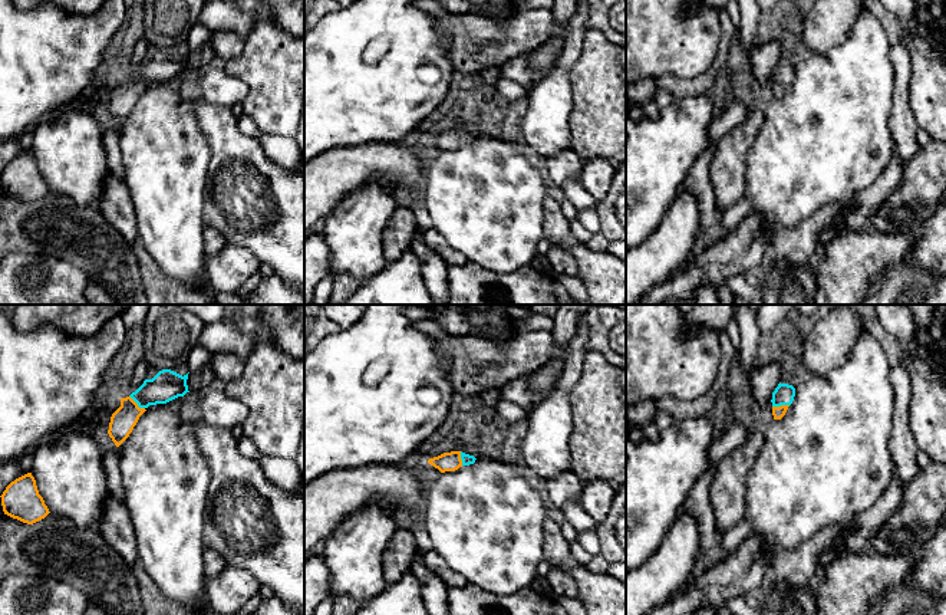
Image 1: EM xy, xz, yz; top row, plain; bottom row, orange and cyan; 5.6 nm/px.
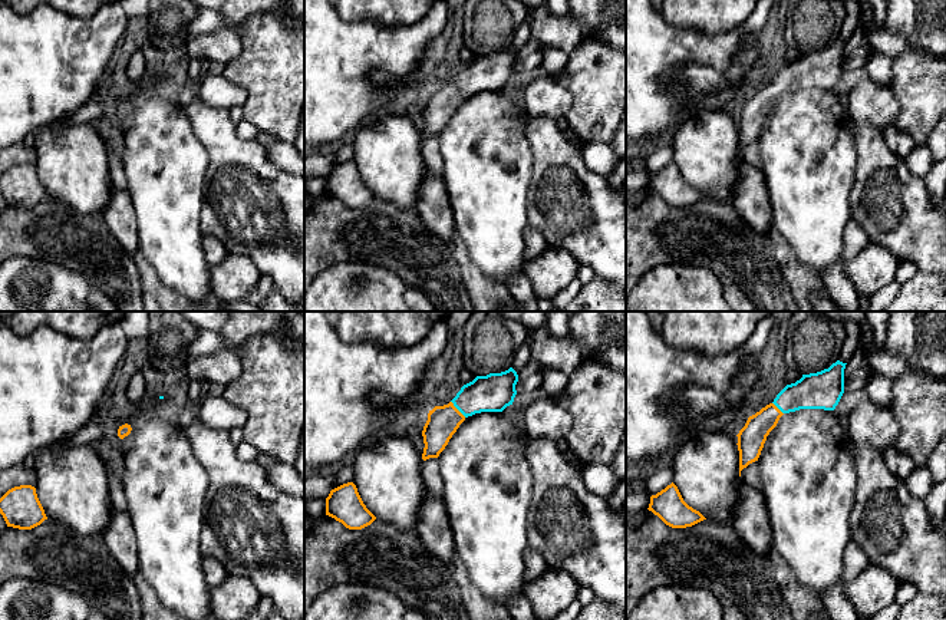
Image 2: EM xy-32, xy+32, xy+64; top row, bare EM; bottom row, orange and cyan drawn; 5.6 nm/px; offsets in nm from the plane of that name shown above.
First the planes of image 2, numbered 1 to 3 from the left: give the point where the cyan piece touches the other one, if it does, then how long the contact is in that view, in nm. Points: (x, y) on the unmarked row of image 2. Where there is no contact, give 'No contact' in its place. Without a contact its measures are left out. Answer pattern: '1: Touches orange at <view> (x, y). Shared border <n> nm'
1: No contact
2: Touches orange at xy+32 (457, 88). Shared border 130 nm
3: Touches orange at xy+64 (777, 86). Shared border 90 nm

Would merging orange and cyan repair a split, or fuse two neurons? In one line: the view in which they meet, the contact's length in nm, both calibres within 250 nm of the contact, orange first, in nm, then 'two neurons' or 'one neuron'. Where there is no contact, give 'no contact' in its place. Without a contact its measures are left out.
xy | 120 nm | 140/170 nm | one neuron

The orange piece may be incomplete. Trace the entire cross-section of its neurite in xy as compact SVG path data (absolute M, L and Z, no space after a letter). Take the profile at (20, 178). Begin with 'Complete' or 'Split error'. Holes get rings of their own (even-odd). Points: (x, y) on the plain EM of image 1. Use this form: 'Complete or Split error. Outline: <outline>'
Complete. Outline: M32 151L11 159L0 175L4 193L27 203L33 203L50 191Z

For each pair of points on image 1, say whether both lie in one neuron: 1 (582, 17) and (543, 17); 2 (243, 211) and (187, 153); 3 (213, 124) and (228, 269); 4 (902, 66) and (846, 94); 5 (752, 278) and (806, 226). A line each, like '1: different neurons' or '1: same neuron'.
1: different neurons
2: different neurons
3: different neurons
4: different neurons
5: same neuron

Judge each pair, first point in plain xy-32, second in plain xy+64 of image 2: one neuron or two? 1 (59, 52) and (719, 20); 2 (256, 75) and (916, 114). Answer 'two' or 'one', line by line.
1: two
2: one

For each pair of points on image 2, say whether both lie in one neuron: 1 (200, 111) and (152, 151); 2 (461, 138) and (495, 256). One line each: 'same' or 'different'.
1: different
2: same

